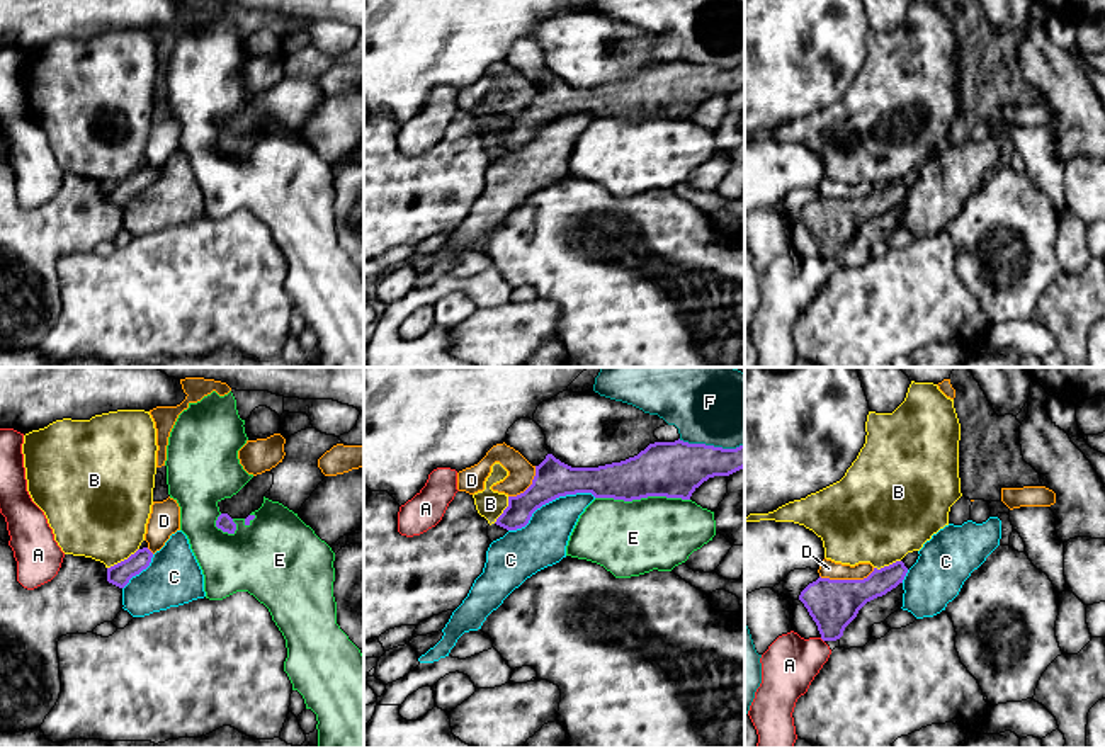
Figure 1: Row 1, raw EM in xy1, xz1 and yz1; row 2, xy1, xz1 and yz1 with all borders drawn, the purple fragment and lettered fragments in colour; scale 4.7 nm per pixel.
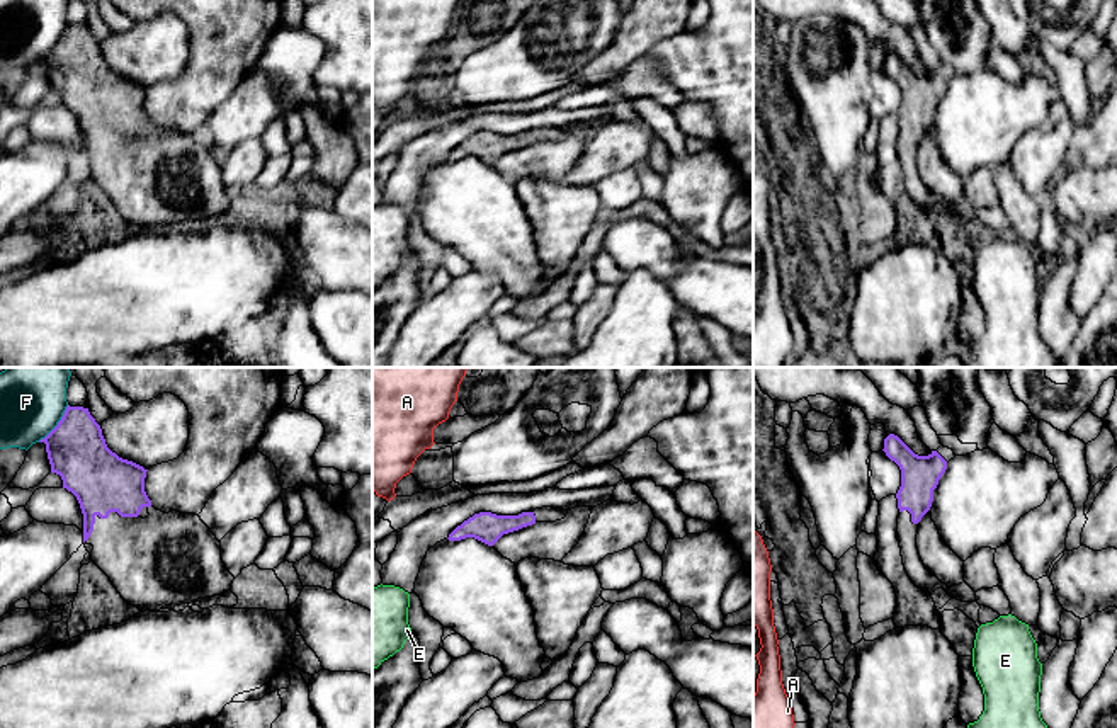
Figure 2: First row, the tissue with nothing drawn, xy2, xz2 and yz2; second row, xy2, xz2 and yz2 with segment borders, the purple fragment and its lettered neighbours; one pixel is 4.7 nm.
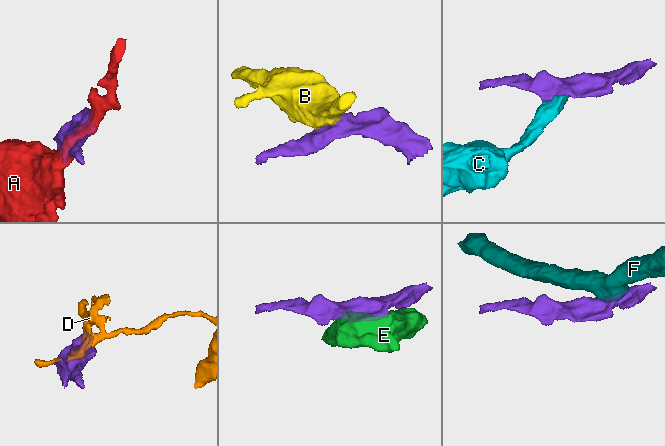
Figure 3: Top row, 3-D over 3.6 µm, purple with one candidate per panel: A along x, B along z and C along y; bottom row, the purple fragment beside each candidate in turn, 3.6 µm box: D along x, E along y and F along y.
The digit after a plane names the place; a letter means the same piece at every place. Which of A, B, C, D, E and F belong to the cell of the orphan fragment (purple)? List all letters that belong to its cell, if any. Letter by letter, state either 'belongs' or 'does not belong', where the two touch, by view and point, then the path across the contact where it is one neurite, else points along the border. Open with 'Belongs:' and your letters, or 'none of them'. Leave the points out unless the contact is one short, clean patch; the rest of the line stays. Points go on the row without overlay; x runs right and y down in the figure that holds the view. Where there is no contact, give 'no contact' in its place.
Belongs: none of them
A: does not belong; no contact
B: does not belong; meets purple in xy1 at (124, 179); border along xy1 (138, 167), (107, 187)
C: does not belong; meets purple in xz1 at (549, 119)
D: does not belong; meets purple in yz1 at (847, 199)
E: does not belong; meets purple in xz1 at (643, 116)
F: does not belong; meets purple in xz1 at (711, 65)

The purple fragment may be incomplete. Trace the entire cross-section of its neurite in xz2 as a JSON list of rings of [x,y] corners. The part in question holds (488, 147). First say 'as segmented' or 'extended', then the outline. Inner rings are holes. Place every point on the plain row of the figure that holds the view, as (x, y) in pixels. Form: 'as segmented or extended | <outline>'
extended | [[[542,126],[534,131],[522,131],[519,134],[496,134],[491,131],[479,131],[457,145],[449,160],[461,160],[474,156],[488,165],[493,165],[503,153],[519,150],[536,141],[556,141],[564,138],[568,129]]]

